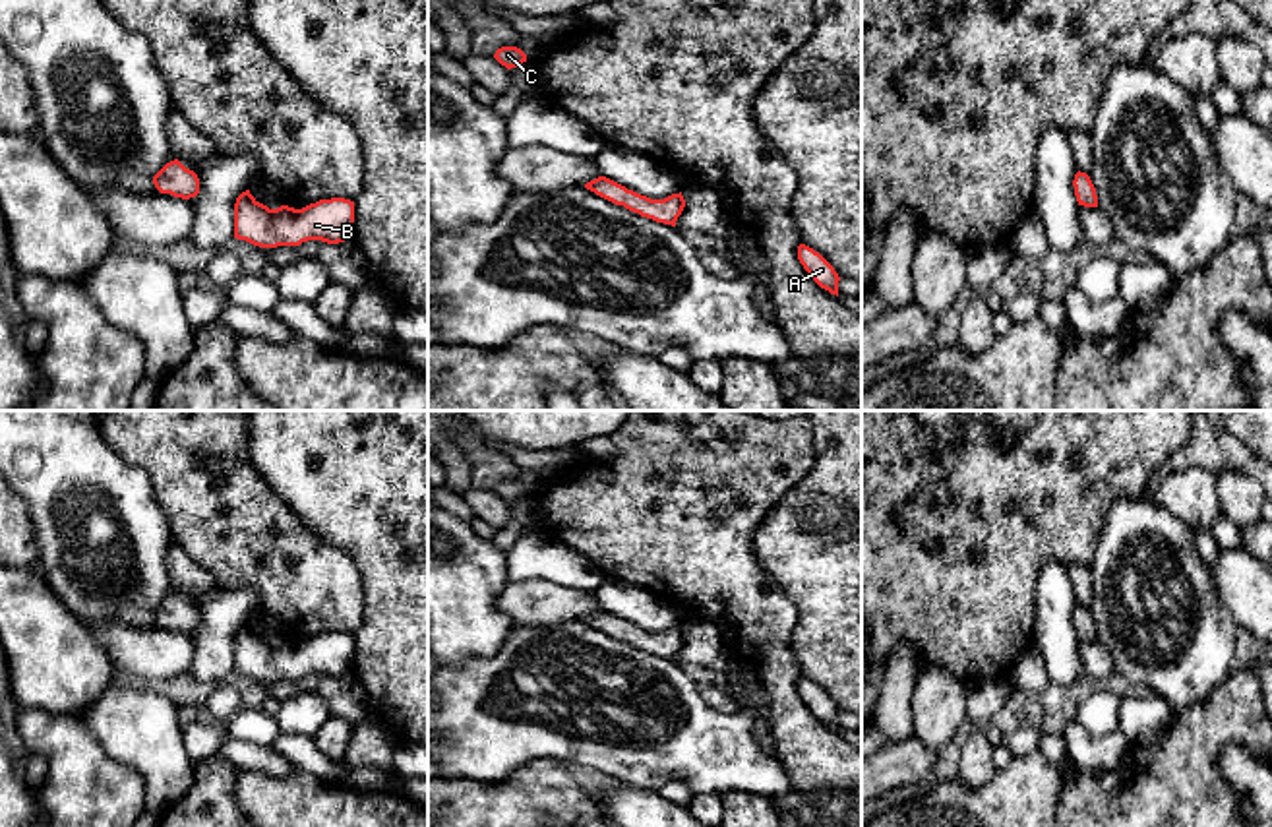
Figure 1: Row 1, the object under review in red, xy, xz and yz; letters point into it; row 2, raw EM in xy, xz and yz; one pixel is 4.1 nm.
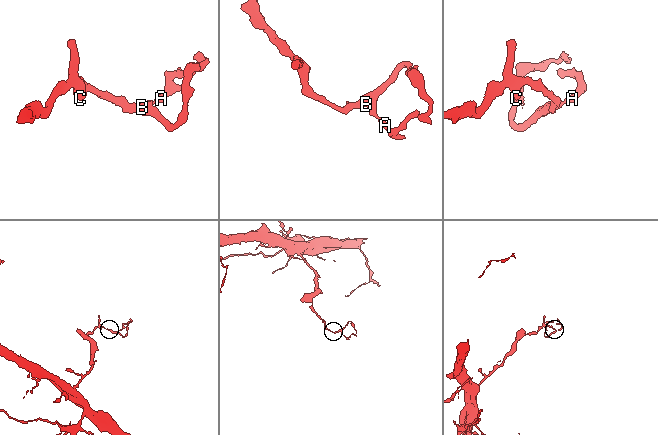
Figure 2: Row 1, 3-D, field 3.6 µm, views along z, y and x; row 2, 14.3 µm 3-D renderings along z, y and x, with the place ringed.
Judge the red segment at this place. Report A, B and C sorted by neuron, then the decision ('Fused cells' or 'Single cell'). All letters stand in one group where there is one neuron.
Groups: A B C. Single cell

